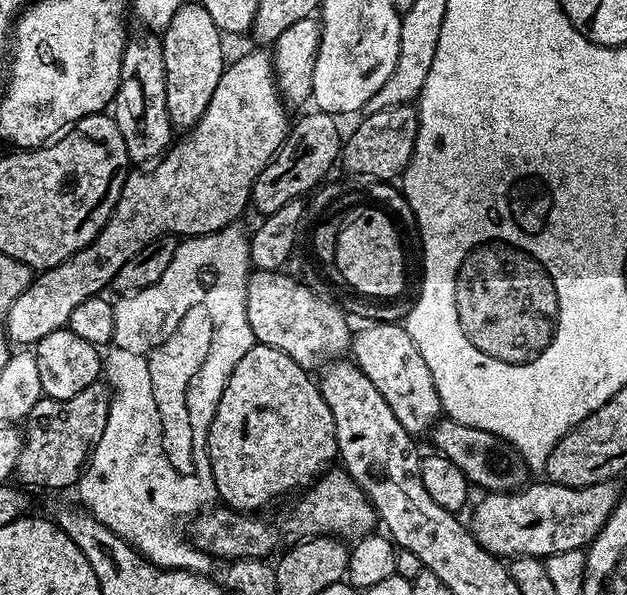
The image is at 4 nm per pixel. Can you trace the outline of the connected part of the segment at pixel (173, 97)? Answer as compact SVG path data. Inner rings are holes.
M186 2L162 30L166 58L166 110L173 129L191 130L206 114L210 98L226 67L224 40L220 28L211 21L206 8L198 2Z

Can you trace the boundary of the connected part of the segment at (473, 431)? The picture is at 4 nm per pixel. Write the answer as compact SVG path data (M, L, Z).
M441 418L432 427L430 439L436 447L433 449L439 455L450 458L450 462L454 462L458 470L462 470L469 485L476 487L477 484L478 487L484 488L485 493L515 492L529 483L528 463L524 461L520 451L513 444L506 443L501 436L478 430L474 426L466 426L457 420Z

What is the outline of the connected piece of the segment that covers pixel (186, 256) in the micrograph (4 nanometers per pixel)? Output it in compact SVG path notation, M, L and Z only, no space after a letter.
M237 226L221 228L219 232L211 232L205 236L190 236L181 239L174 250L174 259L170 266L166 266L162 278L154 282L154 286L146 286L146 290L129 292L119 297L114 304L114 338L106 352L106 380L110 385L112 401L106 418L106 430L102 430L102 438L98 438L96 449L84 469L80 473L78 489L80 488L79 503L92 513L98 522L102 522L114 534L121 536L127 544L132 545L140 555L145 556L151 564L159 568L182 568L190 572L207 573L210 557L201 552L191 539L180 529L176 516L172 512L199 513L207 509L217 499L216 483L208 457L208 431L210 422L218 410L218 402L222 398L222 390L226 390L226 382L230 374L234 374L234 366L246 358L246 354L256 343L254 334L250 330L250 318L246 318L246 286L250 275L250 261L248 259L249 233L243 232Z

